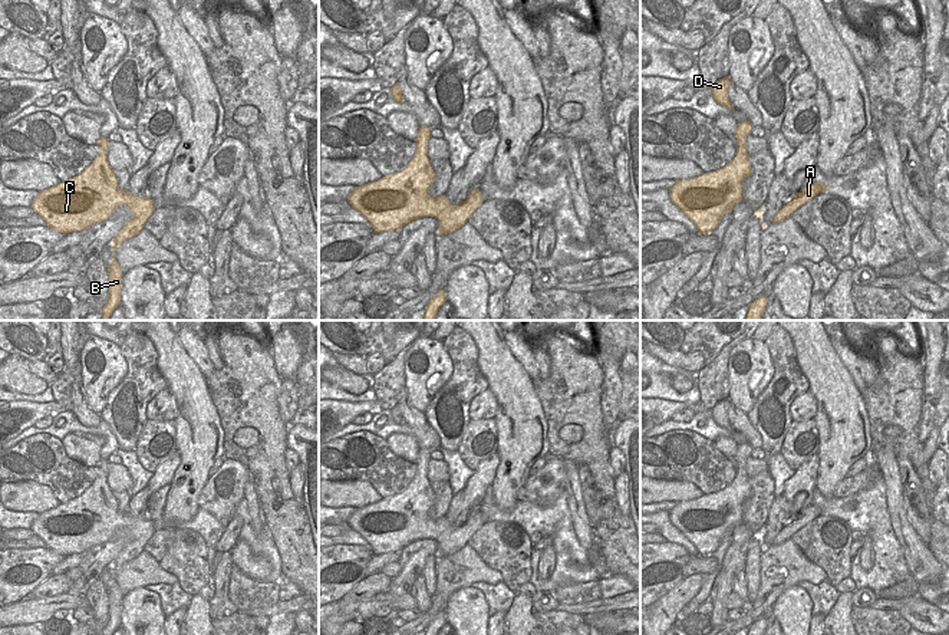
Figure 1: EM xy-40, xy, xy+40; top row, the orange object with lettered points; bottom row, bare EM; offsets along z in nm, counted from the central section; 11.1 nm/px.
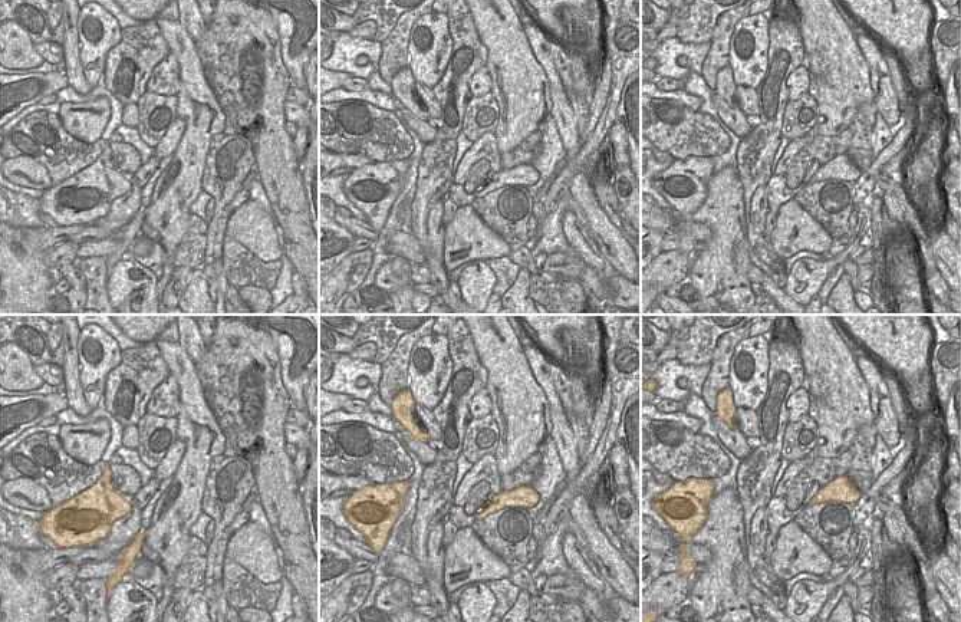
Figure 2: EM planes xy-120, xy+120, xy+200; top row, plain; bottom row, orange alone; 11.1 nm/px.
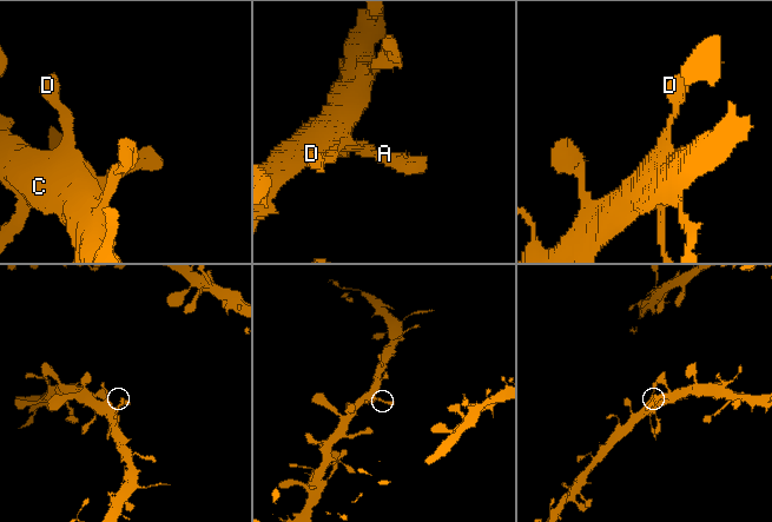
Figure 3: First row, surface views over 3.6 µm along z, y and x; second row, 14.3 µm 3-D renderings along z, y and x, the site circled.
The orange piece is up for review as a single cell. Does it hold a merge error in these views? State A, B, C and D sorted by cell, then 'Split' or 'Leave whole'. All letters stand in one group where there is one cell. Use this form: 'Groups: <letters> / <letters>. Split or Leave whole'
Groups: A B C D. Leave whole

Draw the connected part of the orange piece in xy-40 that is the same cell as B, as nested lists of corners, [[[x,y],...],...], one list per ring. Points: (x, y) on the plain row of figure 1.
[[[108,460],[99,461],[99,476],[79,497],[40,513],[30,527],[50,550],[63,556],[83,553],[108,542],[116,527],[131,530],[132,540],[112,565],[113,578],[108,589],[109,621],[102,635],[113,635],[121,628],[123,596],[115,580],[116,569],[139,556],[155,533],[149,519],[135,519],[118,509],[118,500],[108,484],[108,463]]]

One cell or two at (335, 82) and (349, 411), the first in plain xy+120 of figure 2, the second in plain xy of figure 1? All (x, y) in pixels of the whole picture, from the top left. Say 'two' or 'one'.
one

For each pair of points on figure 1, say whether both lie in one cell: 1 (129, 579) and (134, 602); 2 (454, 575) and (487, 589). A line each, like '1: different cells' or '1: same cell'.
1: different cells
2: different cells

